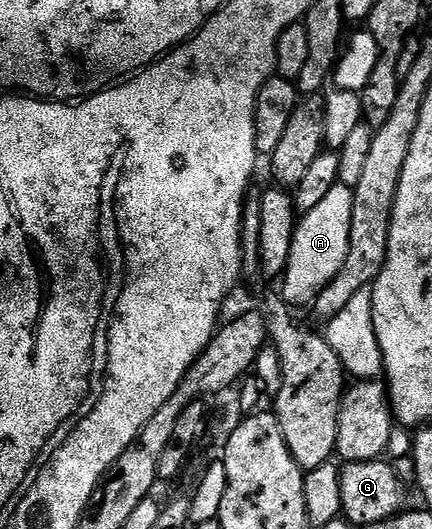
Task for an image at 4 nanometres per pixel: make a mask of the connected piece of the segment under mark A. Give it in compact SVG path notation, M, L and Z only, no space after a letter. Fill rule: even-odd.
M336 183L314 210L303 215L292 239L290 258L282 278L281 299L289 307L307 307L317 294L333 280L349 253L350 219L353 214L353 192Z

